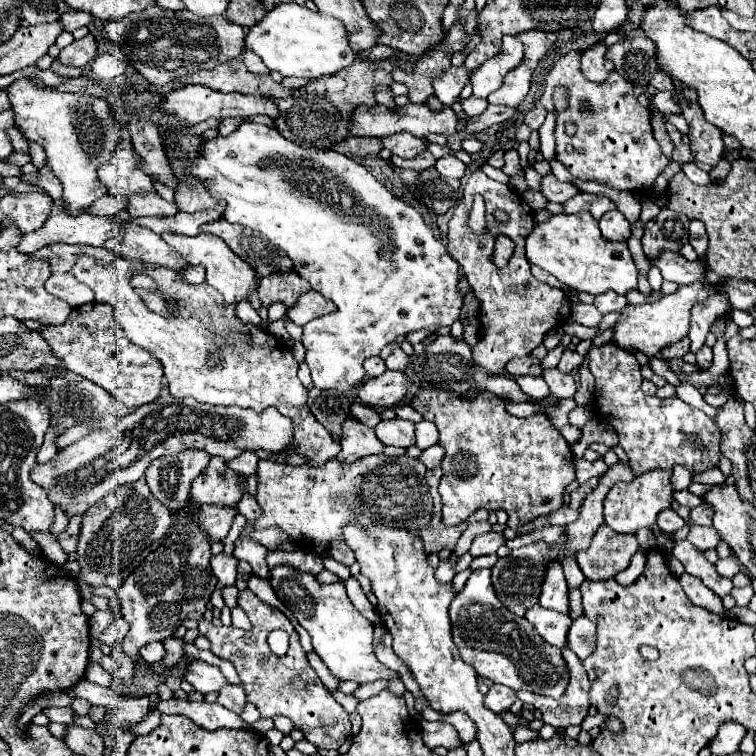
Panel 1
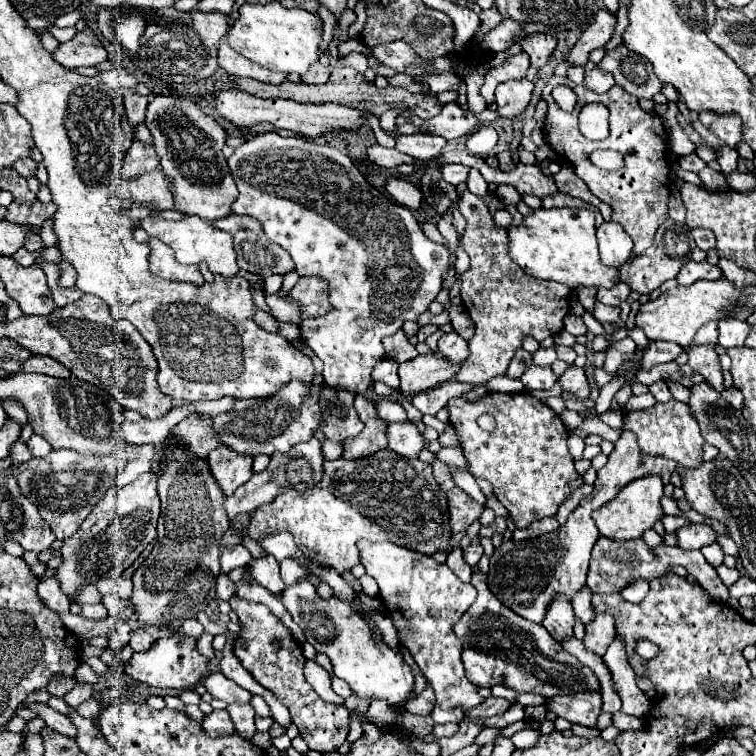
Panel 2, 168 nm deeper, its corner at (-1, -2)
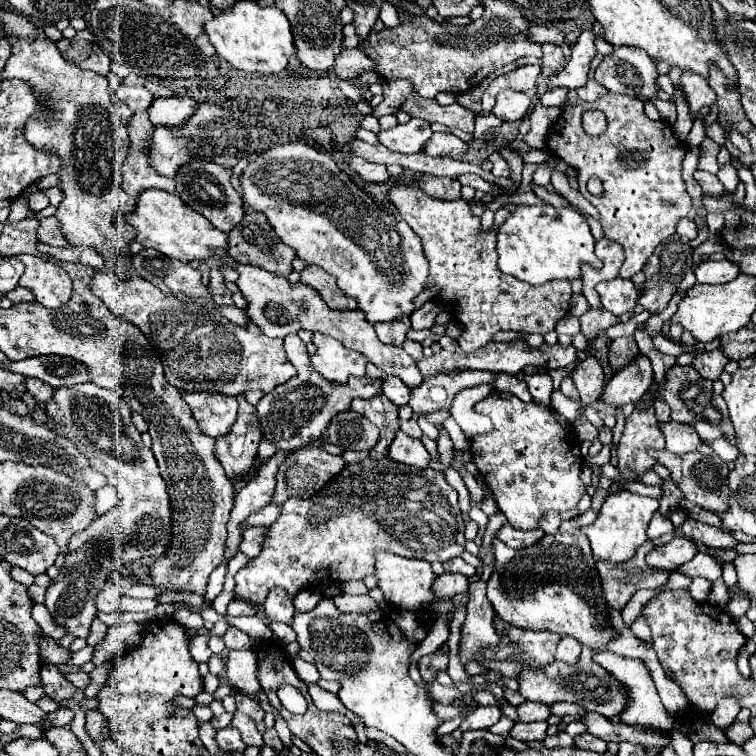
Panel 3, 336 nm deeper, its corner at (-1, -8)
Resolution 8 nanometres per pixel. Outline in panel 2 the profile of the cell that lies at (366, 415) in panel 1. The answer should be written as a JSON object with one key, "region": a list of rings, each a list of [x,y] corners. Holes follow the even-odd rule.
{"region":[[[381,399],[377,403],[377,417],[381,417],[387,423],[391,423],[391,421],[405,421],[407,419],[405,409],[393,399]]]}

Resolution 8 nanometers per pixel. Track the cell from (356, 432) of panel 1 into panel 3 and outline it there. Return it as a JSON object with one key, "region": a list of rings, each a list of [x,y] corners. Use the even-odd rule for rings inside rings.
{"region":[[[375,395],[371,399],[353,399],[351,409],[367,417],[371,423],[375,423],[381,429],[381,437],[377,445],[371,449],[373,459],[381,459],[387,455],[389,443],[395,439],[395,433],[399,431],[399,409],[385,399],[385,395]]]}

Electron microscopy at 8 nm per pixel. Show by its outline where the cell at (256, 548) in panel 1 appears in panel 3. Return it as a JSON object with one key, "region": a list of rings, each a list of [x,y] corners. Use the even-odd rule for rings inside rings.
{"region":[[[275,587],[273,591],[269,591],[267,601],[263,603],[263,613],[271,623],[279,621],[279,623],[291,625],[293,615],[295,615],[295,607],[293,607],[293,601],[289,599],[289,595],[283,589]]]}

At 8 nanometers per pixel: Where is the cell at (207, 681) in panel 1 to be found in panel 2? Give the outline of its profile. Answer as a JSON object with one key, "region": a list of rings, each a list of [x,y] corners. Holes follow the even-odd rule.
{"region":[[[215,671],[211,673],[205,681],[203,681],[205,689],[215,697],[215,699],[221,699],[221,701],[227,701],[227,703],[249,703],[251,699],[251,693],[245,691],[243,687],[239,687],[235,681],[227,679],[221,671]]]}

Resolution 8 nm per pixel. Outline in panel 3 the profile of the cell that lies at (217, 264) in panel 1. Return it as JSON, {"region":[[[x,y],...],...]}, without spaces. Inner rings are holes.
{"region":[[[141,191],[135,203],[135,211],[131,215],[125,215],[125,223],[129,223],[137,231],[137,243],[157,249],[159,253],[183,263],[189,263],[193,259],[215,259],[213,249],[227,249],[227,235],[223,231],[217,231],[203,215],[197,215],[197,211],[185,207],[179,195],[167,191]]]}

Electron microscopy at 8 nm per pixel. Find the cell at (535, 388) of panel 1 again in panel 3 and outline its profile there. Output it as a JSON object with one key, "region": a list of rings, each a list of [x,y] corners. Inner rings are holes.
{"region":[[[549,373],[525,375],[525,383],[529,387],[529,393],[533,395],[533,401],[537,401],[541,405],[549,405],[549,397],[553,391],[553,381],[551,381]]]}

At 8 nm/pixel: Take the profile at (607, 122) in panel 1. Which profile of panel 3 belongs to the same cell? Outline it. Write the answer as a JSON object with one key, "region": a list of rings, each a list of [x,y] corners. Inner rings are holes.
{"region":[[[607,93],[593,103],[577,101],[575,107],[561,113],[549,135],[549,151],[577,169],[579,191],[597,207],[605,237],[623,247],[625,263],[619,275],[631,279],[645,267],[657,245],[675,233],[677,221],[691,211],[691,197],[681,175],[687,145],[673,135],[669,123],[663,123],[661,119],[651,121],[643,111],[641,101],[615,93]],[[589,109],[599,109],[607,115],[607,129],[597,137],[587,135],[583,129],[581,115]],[[591,175],[601,177],[605,187],[603,197],[593,197],[587,191],[585,185]]]}

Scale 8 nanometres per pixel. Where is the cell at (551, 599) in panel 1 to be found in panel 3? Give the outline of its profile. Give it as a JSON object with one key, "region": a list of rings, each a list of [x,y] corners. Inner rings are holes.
{"region":[[[563,637],[561,643],[557,645],[557,655],[555,657],[557,657],[557,661],[575,665],[577,659],[581,657],[581,645],[573,637]]]}

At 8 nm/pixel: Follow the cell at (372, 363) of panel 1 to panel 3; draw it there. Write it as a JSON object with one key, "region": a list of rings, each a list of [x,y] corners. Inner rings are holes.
{"region":[[[385,377],[383,395],[387,395],[397,407],[403,407],[403,405],[407,405],[407,401],[411,397],[411,389],[405,387],[405,383],[401,383],[401,379],[397,379],[397,377]]]}

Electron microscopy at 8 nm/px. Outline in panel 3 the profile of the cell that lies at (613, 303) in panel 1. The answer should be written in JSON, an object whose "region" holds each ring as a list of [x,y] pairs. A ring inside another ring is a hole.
{"region":[[[615,277],[611,281],[601,281],[597,285],[597,293],[601,297],[601,305],[613,315],[621,315],[631,311],[637,305],[637,287],[631,279]]]}

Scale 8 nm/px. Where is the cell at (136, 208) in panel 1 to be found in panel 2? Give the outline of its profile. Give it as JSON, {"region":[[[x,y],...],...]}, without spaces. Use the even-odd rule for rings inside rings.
{"region":[[[161,169],[139,175],[135,181],[123,181],[119,189],[121,195],[131,195],[135,203],[157,207],[161,211],[173,209],[173,193]]]}

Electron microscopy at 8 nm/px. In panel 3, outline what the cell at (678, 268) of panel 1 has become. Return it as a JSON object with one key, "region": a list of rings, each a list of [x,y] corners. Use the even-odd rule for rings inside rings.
{"region":[[[723,259],[723,261],[703,261],[695,275],[697,275],[697,283],[711,283],[711,285],[717,285],[717,283],[729,283],[733,281],[737,275],[741,273],[739,265],[735,261],[729,261],[729,259]]]}

